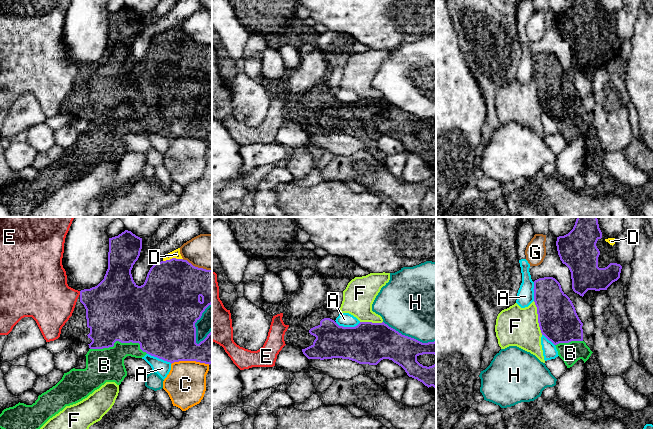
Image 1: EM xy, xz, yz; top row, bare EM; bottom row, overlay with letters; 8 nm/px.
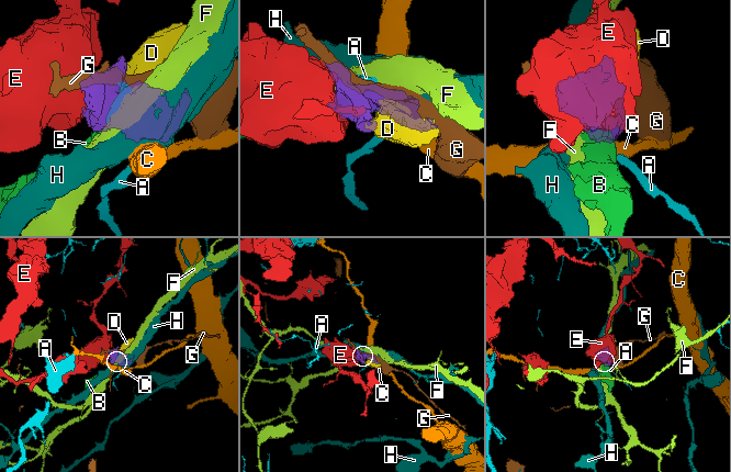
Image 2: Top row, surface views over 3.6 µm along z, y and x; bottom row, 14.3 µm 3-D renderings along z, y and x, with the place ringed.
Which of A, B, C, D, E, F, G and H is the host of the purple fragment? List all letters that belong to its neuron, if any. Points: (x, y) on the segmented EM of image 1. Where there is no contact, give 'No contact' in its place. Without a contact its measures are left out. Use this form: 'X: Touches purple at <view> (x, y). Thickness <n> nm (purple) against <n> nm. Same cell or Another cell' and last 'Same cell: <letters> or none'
A: Touches purple at xz (348, 327). Thickness 340 nm (purple) against 110 nm. Another cell
B: Touches purple at xy (120, 341). Thickness 500 nm (purple) against 280 nm. Same cell
C: Touches purple at xy (190, 360). Thickness 400 nm (purple) against 320 nm. Another cell
D: Touches purple at xy (172, 258). Thickness 460 nm (purple) against 70 nm. Same cell
E: Touches purple at xy (80, 293). Thickness 380 nm (purple) against 380 nm. Another cell
F: Touches purple at yz (538, 318). Thickness 320 nm (purple) against 320 nm. Another cell
G: Touches purple at xy (197, 267). Thickness 460 nm (purple) against 280 nm. Another cell
H: Touches purple at xz (409, 337). Thickness 280 nm (purple) against 500 nm. Another cell
Same cell: B, D

